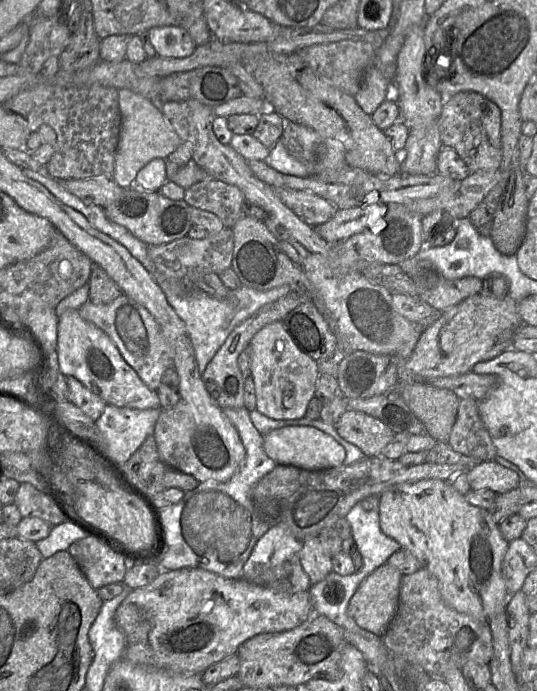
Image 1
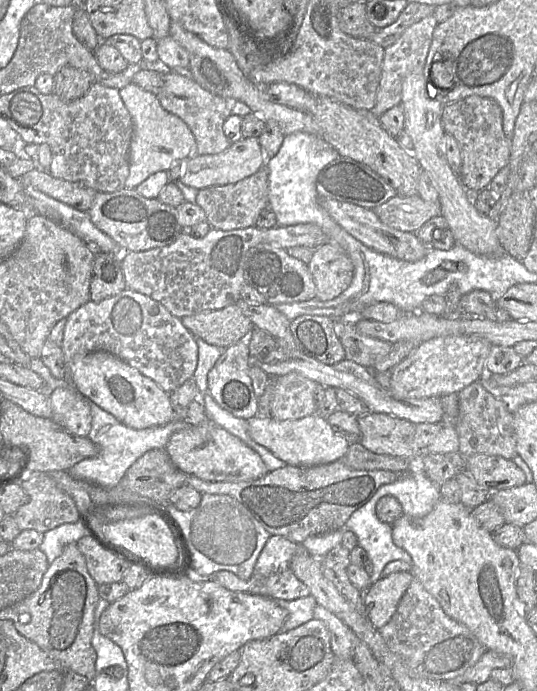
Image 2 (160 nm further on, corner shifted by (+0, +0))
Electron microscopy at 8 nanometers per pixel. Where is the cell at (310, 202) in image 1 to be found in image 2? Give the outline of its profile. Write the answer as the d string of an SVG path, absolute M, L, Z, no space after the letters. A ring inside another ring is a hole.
M318 197L318 204L347 233L374 251L407 262L419 261L428 253L429 246L418 239L416 233L399 231L385 225L380 221L373 210L323 197Z

